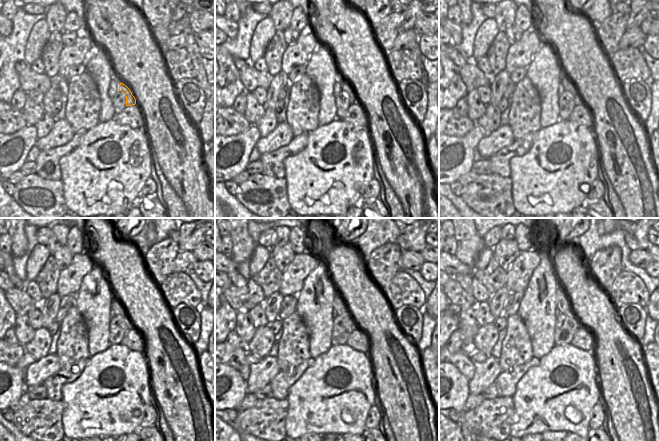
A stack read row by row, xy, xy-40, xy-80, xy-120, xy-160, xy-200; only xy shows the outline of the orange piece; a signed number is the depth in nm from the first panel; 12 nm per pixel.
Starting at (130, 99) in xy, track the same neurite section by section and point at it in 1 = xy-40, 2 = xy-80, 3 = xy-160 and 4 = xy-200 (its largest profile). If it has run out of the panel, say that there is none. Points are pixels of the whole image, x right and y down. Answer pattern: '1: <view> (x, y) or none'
1: xy-40 (345, 87)
2: xy-80 (568, 86)
3: xy-160 (338, 304)
4: xy-200 (562, 304)

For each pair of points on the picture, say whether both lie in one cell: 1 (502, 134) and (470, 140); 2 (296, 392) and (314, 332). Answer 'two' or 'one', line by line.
1: two
2: two

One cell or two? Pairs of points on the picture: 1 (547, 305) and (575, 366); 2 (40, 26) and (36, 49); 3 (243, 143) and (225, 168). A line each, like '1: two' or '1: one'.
1: two
2: one
3: one

